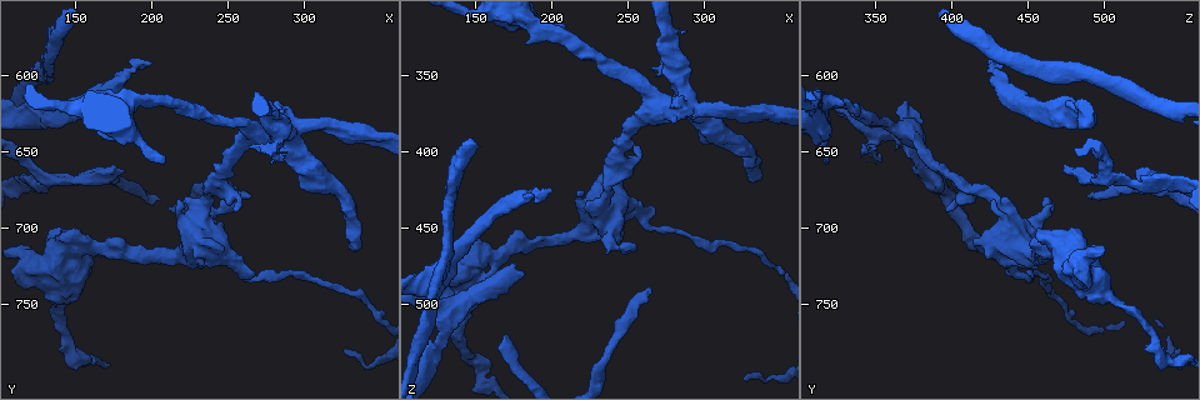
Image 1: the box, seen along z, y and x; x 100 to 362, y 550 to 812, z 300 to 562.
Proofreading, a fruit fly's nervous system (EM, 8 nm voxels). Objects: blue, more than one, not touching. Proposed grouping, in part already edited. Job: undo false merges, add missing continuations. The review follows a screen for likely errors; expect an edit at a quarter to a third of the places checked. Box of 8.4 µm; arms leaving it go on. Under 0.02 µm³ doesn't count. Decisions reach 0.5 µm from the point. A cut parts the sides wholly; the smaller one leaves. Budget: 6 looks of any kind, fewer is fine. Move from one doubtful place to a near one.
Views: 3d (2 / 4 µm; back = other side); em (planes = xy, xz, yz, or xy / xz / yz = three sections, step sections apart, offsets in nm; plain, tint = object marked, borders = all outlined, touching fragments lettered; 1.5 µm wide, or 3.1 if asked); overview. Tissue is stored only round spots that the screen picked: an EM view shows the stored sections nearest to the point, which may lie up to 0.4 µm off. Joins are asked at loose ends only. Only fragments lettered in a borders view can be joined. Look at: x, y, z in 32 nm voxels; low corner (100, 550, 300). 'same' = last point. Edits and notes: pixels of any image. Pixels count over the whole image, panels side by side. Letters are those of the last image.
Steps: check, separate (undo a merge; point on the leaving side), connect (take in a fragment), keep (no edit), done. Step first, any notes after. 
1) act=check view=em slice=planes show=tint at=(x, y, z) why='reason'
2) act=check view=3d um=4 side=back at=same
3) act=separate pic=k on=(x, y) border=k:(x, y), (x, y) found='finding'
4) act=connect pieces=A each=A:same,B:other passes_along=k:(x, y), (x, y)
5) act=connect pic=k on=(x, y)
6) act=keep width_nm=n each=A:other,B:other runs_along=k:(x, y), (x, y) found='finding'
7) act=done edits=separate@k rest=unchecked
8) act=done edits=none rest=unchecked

act=check view=3d um=2 at=(200, 592, 426) why='free end'

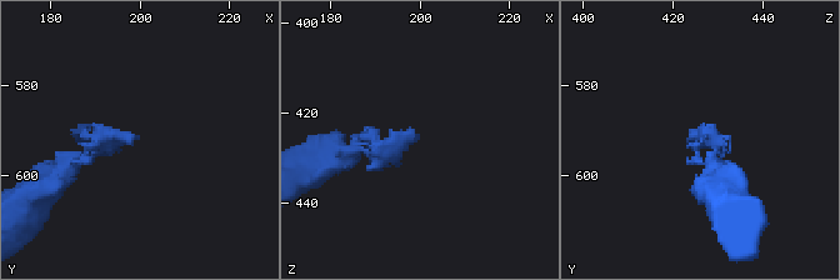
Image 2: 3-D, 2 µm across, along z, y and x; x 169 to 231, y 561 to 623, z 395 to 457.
act=check view=em slice=planes show=borders at=(200, 591, 425)

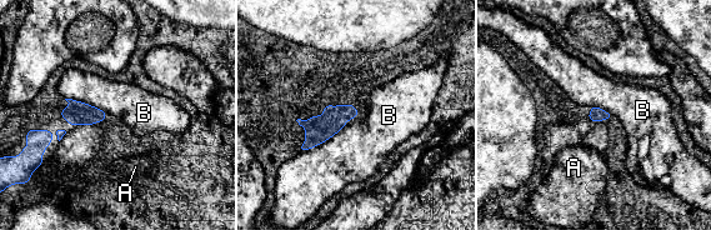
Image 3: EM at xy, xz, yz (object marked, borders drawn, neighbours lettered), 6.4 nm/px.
act=keep each=A:other,B:other border=3:(348, 124), (326, 140), (300, 151) found='none of them fits'

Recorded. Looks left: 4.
act=check view=em slice=planes show=borders at=(336, 714, 416) why='end of a long branch'

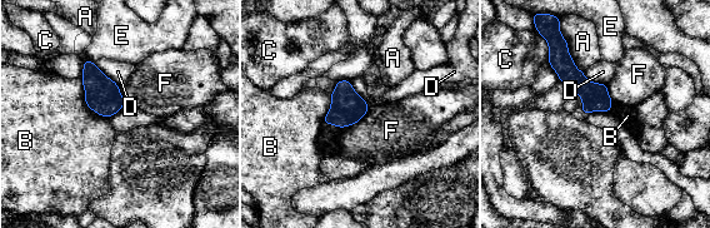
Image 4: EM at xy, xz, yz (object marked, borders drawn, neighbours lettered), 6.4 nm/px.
act=keep each=A:other,B:other,C:other,D:other,E:other,F:other found='none of them fits'

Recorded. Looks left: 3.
act=check view=em slice=planes show=borders at=(148, 784, 536) why='abrupt turn'

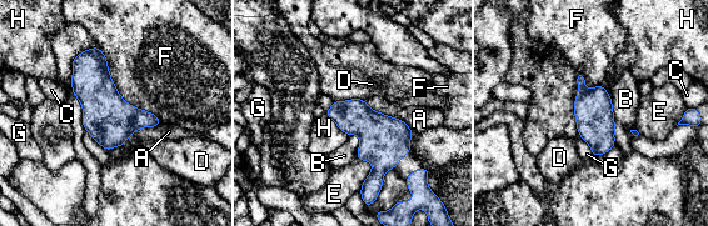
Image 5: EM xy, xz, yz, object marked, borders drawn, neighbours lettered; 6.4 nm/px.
act=keep longest_contact=F:650nm each=A:other,B:other,C:other,D:other,E:other,F:other,G:other,H:other border=5:(96, 45), (116, 91), (161, 122) found='continuous, no second cell'

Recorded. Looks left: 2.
act=done edits=none rest=unchecked

